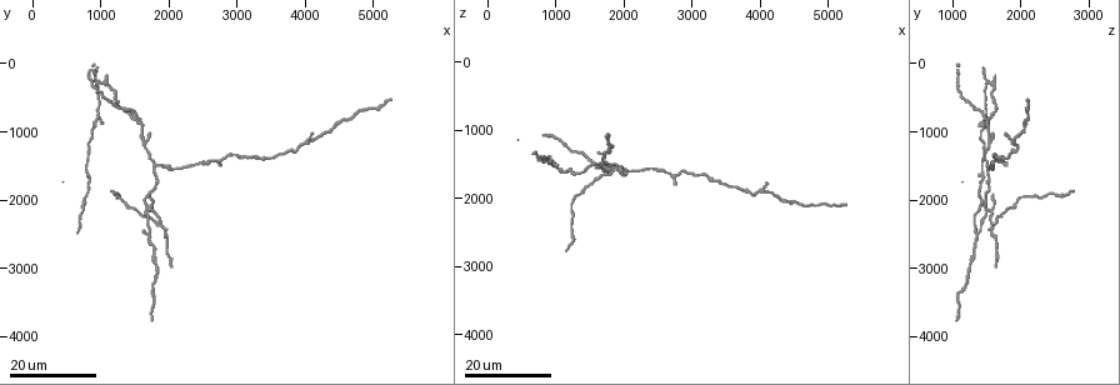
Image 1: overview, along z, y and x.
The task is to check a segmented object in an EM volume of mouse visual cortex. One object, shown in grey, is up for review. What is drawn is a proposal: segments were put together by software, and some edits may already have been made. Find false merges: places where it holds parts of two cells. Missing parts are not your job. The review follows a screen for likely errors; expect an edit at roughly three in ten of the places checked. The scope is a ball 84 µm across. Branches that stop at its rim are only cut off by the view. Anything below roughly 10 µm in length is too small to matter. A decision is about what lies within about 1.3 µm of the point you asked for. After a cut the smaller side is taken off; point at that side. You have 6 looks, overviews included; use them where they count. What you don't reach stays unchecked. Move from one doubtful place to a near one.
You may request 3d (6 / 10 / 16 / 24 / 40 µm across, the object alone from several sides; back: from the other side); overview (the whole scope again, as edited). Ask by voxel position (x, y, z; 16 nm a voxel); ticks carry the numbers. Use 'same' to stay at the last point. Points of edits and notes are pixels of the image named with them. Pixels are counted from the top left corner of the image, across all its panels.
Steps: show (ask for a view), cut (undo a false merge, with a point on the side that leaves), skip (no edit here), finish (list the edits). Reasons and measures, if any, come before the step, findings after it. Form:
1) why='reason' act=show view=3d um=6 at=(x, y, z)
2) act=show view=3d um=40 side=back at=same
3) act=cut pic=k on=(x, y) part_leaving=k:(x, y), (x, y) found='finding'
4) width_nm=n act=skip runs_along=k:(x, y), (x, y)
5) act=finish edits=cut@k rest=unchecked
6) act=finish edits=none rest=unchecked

why='side arm on a straight run' act=show view=3d um=16 at=(1650, 1200, 1550)

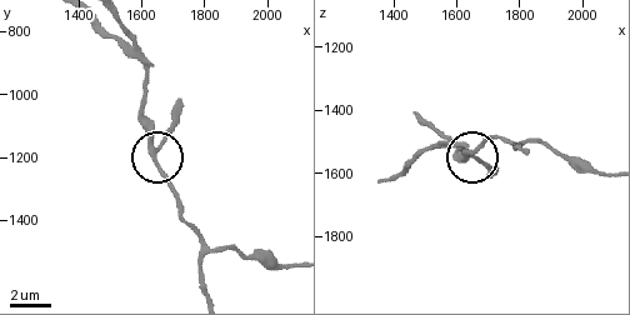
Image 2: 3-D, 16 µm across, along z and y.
act=show view=3d um=10 at=(1640, 1180, 1540)

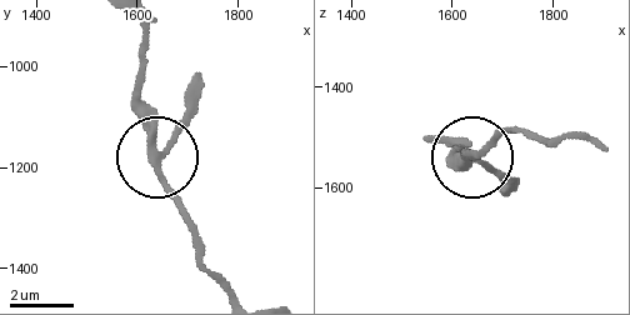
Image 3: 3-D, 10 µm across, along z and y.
arms=3 act=skip found='one cell here'

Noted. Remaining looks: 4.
act=show view=3d um=16 at=(2750, 1450, 1650)

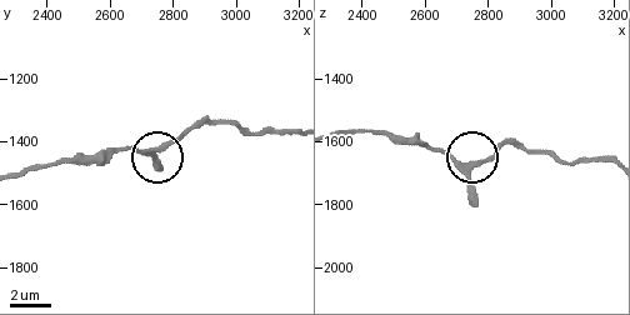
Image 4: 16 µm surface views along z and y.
why='closer look' act=show view=3d um=10 at=(2710, 1430, 1670)

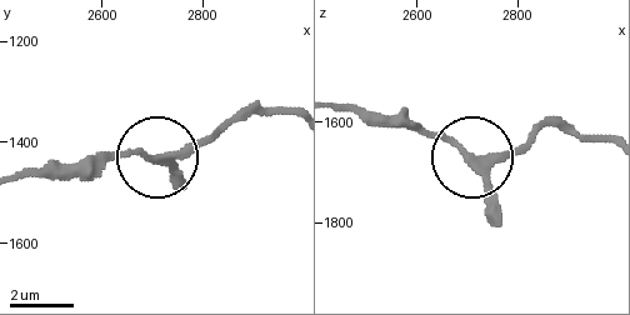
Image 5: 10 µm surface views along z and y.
arms=3 act=skip runs_along=5:(341, 108), (414, 121), (478, 159), (503, 156), (556, 126) found='continuous, no second cell'

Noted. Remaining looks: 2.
why='three arms meet' act=show view=3d um=16 at=(1700, 2200, 1550)

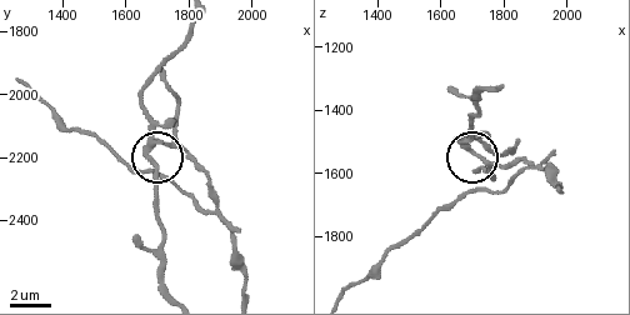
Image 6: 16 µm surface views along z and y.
act=show view=3d um=6 at=(1670, 2170, 1510)

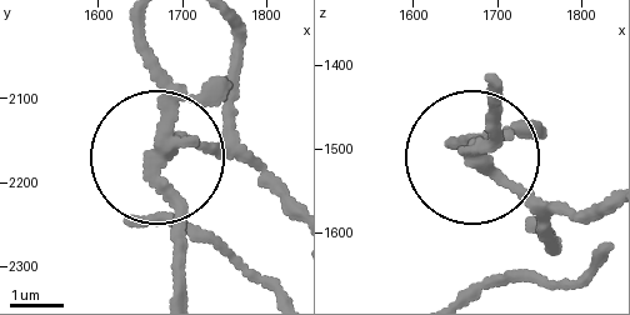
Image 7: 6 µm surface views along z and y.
act=cut pic=7 on=(224, 151) part_leaving=7:(171, 155), (221, 146), (288, 209) found='two cells meet here'

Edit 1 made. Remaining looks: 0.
act=finish edits=cut@7 rest=unchecked

